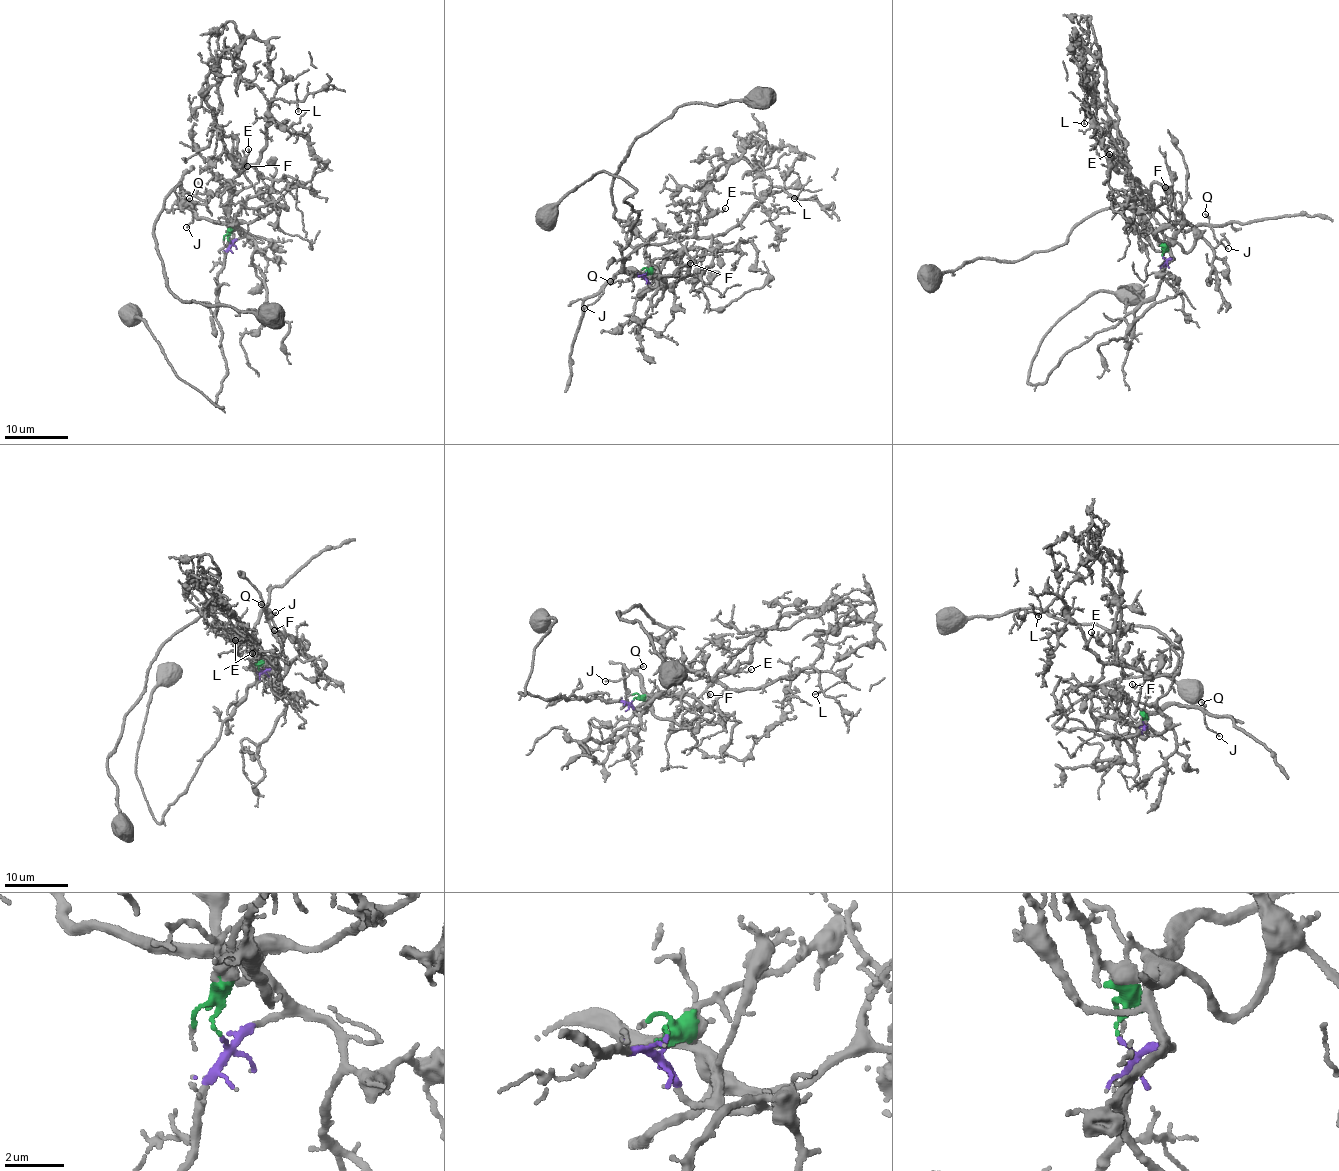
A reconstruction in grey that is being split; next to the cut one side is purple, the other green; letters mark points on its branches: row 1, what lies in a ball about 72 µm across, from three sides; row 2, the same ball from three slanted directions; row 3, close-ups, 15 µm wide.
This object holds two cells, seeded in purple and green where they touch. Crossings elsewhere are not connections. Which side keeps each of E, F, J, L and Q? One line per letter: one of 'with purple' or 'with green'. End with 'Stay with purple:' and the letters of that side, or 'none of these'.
E: with green
F: with purple
J: with purple
L: with green
Q: with purple
Stay with purple: F, J, Q

